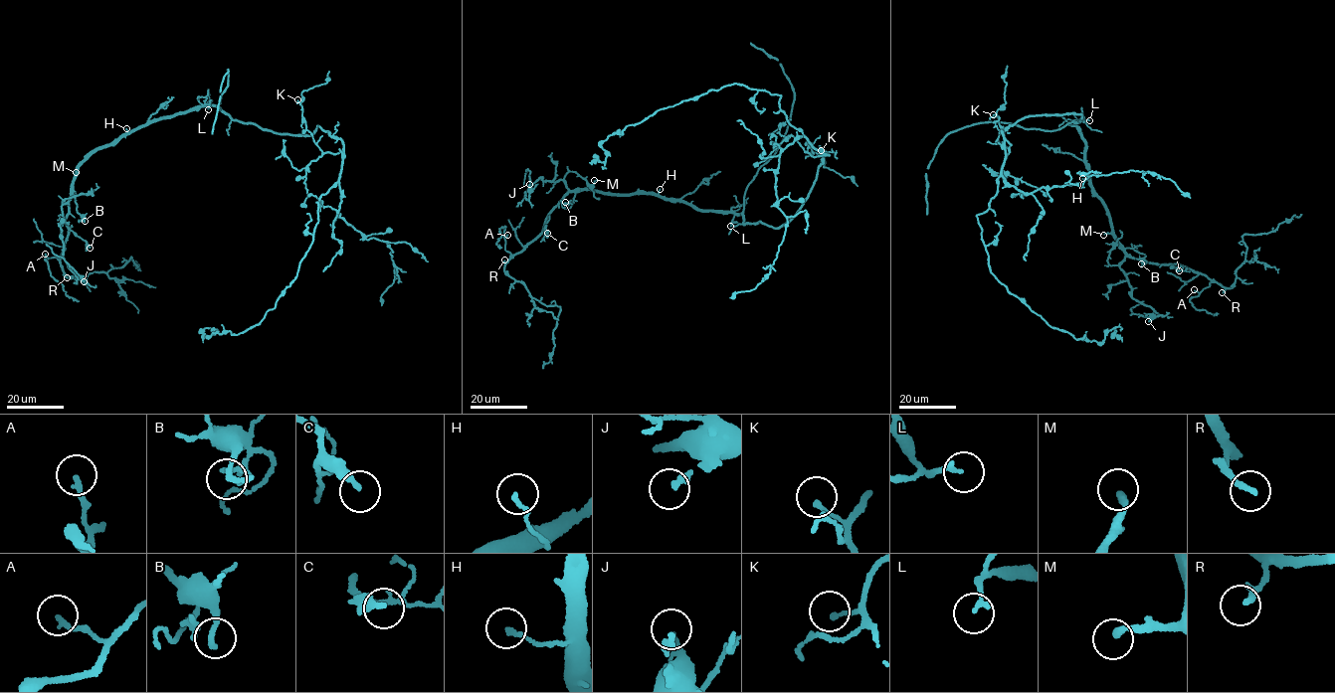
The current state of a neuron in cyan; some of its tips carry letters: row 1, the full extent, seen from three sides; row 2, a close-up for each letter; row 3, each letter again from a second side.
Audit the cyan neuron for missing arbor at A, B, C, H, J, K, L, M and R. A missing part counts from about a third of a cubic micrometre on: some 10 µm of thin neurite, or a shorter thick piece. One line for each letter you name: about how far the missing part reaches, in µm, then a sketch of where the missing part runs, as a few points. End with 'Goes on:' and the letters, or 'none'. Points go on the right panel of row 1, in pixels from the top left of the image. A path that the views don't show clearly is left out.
M: missing 25 µm; course (1103, 235), (1097, 237), (1085, 228), (1071, 211), (1065, 194)
Goes on: M

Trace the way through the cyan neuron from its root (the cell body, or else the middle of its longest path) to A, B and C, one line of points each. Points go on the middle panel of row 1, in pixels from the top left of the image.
A: (761, 223), (655, 194), (578, 188), (524, 249), (512, 255), (505, 250), (507, 235)
B: (761, 223), (743, 224), (741, 213), (700, 212), (643, 193), (615, 196), (586, 188), (564, 208), (565, 202)
C: (761, 223), (743, 224), (741, 213), (700, 212), (655, 194), (615, 196), (578, 188), (549, 215), (547, 233)

